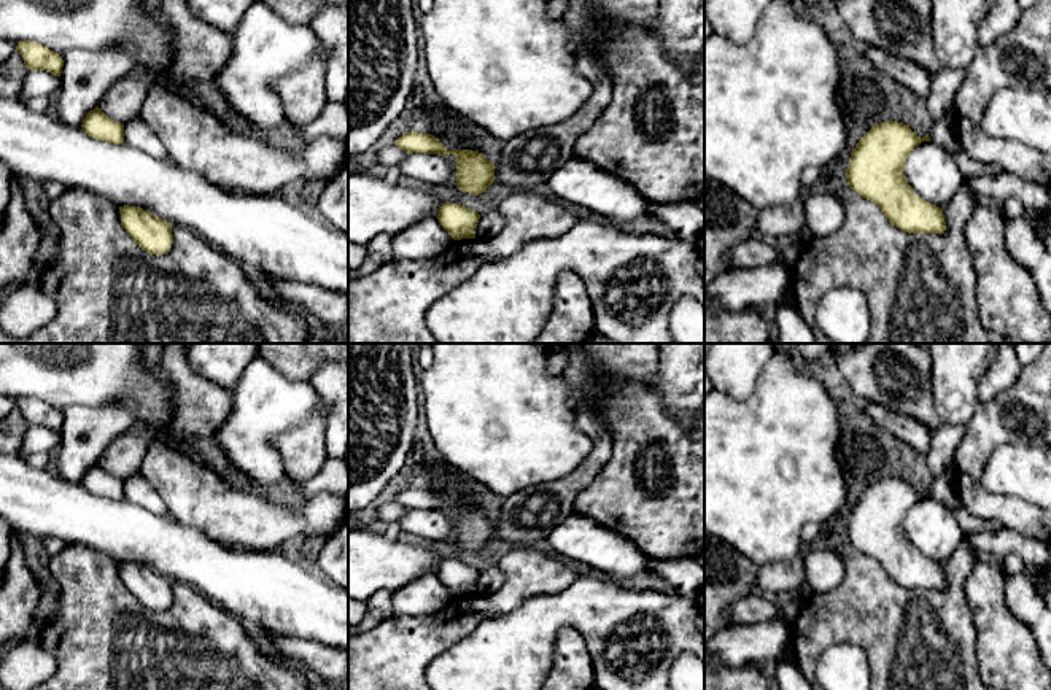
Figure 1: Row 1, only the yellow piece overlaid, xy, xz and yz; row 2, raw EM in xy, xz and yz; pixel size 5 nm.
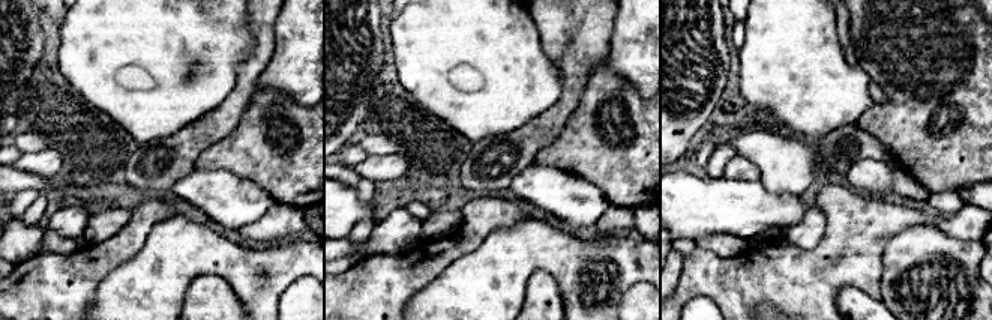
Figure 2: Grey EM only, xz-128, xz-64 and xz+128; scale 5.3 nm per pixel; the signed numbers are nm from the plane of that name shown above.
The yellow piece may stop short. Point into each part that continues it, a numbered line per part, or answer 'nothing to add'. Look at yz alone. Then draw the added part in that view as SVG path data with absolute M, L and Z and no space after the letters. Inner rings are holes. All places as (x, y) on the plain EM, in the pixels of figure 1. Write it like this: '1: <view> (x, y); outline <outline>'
nothing to add

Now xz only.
nothing to add

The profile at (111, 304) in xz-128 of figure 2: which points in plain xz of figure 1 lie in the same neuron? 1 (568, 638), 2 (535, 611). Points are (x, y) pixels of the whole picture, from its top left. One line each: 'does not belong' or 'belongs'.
1: does not belong
2: belongs

